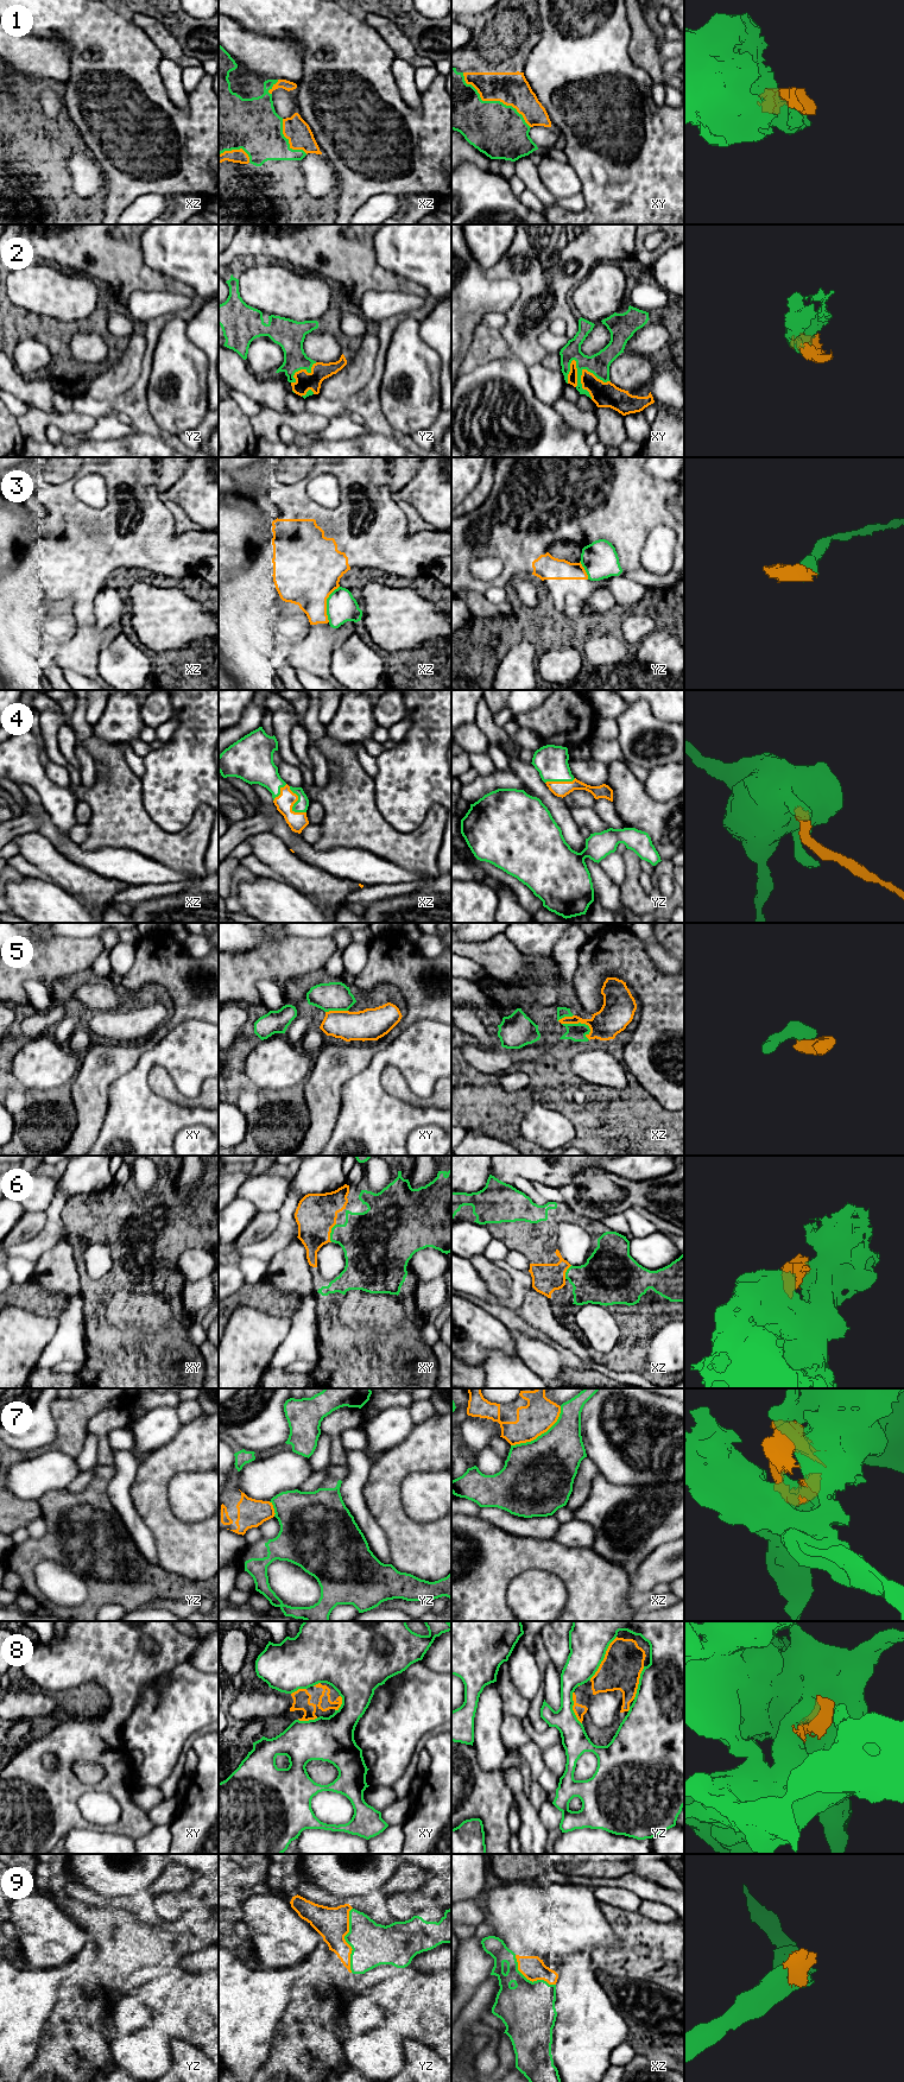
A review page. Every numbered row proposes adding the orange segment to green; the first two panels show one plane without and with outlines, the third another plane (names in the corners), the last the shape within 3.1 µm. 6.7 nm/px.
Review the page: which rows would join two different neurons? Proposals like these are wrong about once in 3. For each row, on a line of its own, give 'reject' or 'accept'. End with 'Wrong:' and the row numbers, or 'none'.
1: accept
2: accept
3: reject
4: accept
5: reject
6: accept
7: accept
8: reject
9: accept
Wrong: 3, 5, 8

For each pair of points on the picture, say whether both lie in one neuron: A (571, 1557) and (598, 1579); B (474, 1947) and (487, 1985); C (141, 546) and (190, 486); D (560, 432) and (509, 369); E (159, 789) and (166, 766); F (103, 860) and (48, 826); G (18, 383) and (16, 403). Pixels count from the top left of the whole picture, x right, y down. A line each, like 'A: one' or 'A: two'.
A: one
B: two
C: two
D: one
E: one
F: one
G: two

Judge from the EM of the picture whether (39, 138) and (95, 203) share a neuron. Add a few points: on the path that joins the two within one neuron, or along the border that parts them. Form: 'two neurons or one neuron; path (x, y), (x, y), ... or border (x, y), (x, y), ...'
one neuron; path (49, 158), (56, 182), (75, 201)

